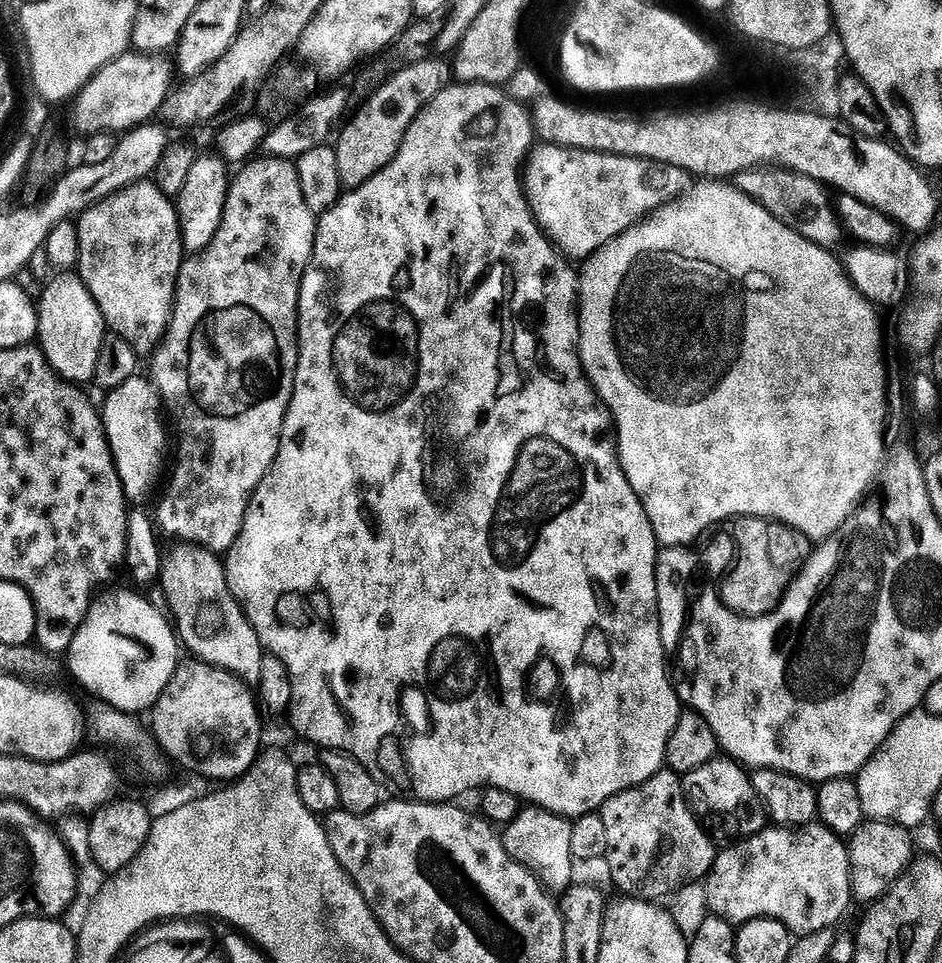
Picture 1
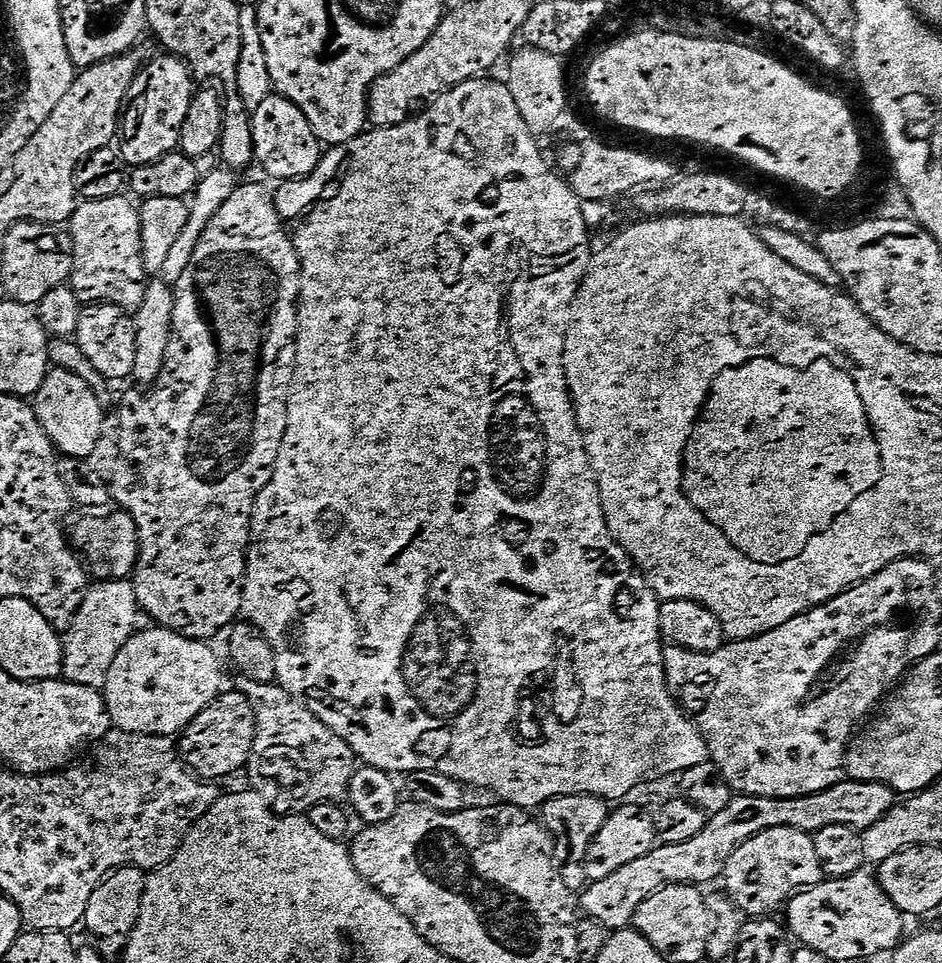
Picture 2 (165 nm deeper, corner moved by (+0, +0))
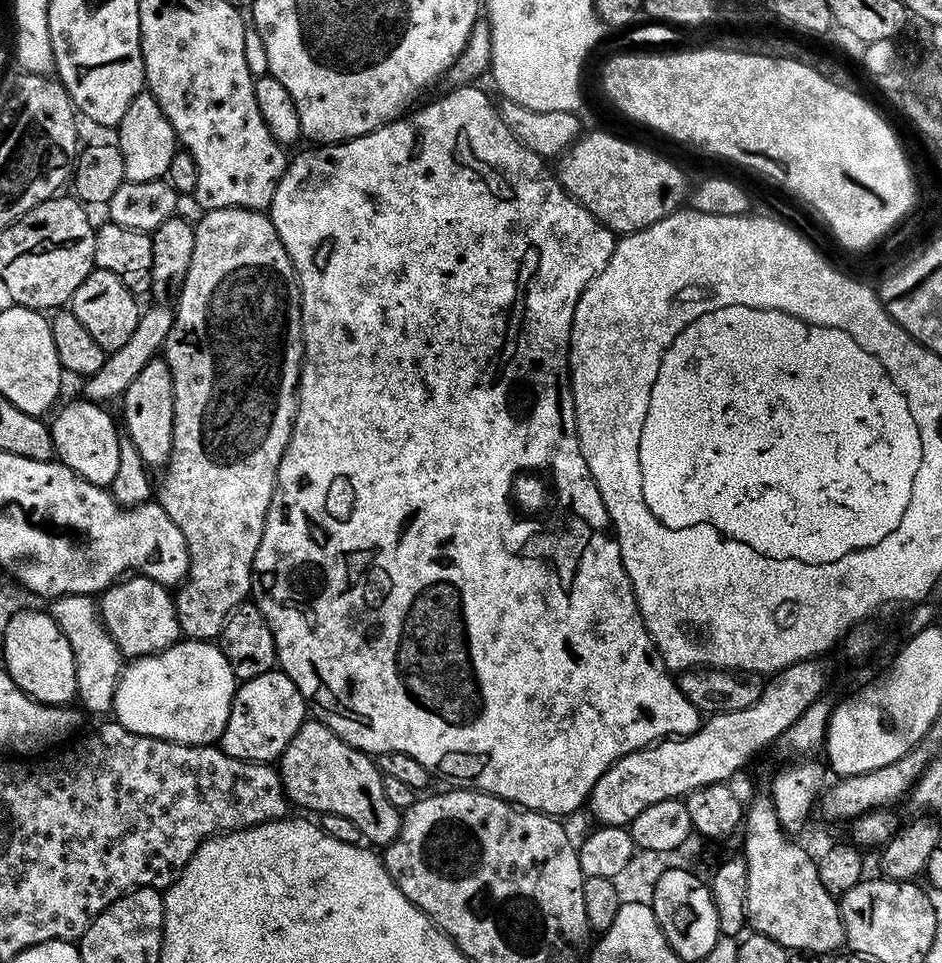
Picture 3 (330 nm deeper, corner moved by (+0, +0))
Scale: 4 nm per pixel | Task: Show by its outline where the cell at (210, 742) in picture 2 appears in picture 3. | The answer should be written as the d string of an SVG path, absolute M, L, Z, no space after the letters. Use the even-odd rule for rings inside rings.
M283 670L267 672L239 685L230 722L224 730L222 750L235 760L271 765L283 757L290 742L309 719L310 705Z

